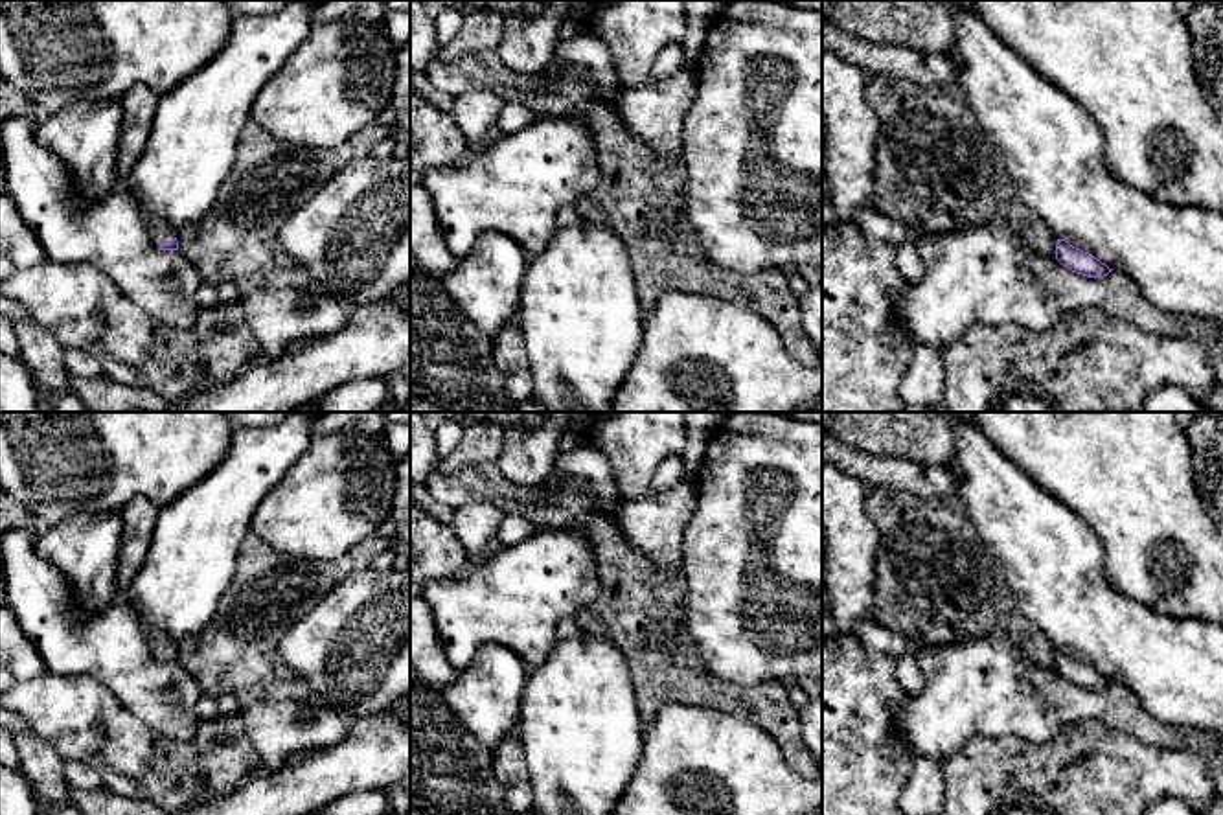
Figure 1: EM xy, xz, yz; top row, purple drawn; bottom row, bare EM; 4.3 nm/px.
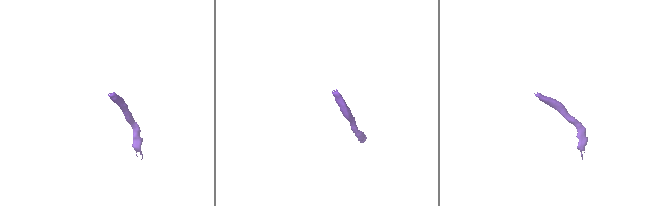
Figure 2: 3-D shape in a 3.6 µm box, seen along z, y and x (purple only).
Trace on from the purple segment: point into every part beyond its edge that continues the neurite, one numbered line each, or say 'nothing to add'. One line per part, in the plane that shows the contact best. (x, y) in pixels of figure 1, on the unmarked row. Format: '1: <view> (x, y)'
1: xy (160, 648)

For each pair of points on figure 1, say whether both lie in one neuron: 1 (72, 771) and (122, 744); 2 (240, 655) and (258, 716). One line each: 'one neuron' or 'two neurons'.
1: two neurons
2: two neurons

